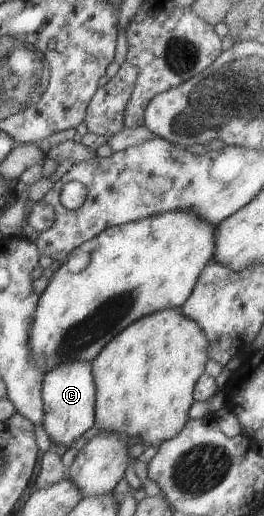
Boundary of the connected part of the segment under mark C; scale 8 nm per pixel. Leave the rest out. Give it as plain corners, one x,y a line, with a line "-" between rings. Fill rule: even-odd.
67,362
51,368
42,375
42,425
50,441
49,449
57,445
69,447
73,441
88,435
95,429
94,401
95,388
91,362

